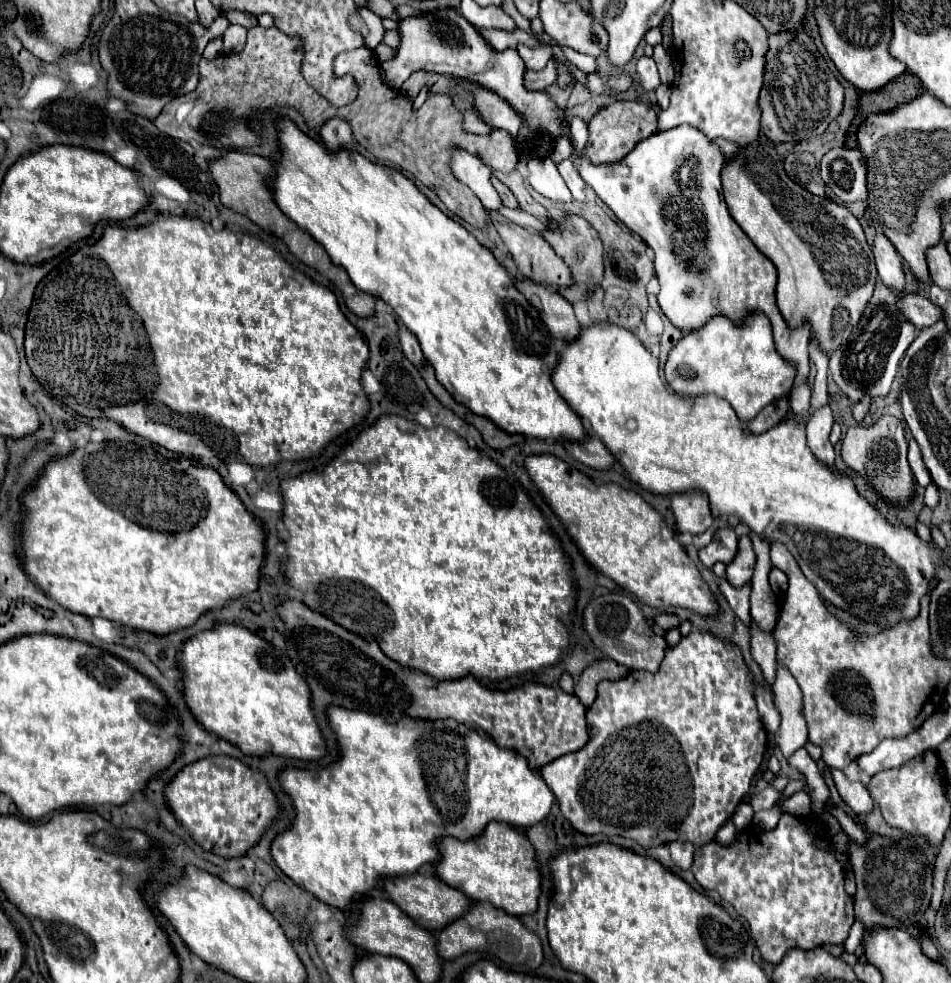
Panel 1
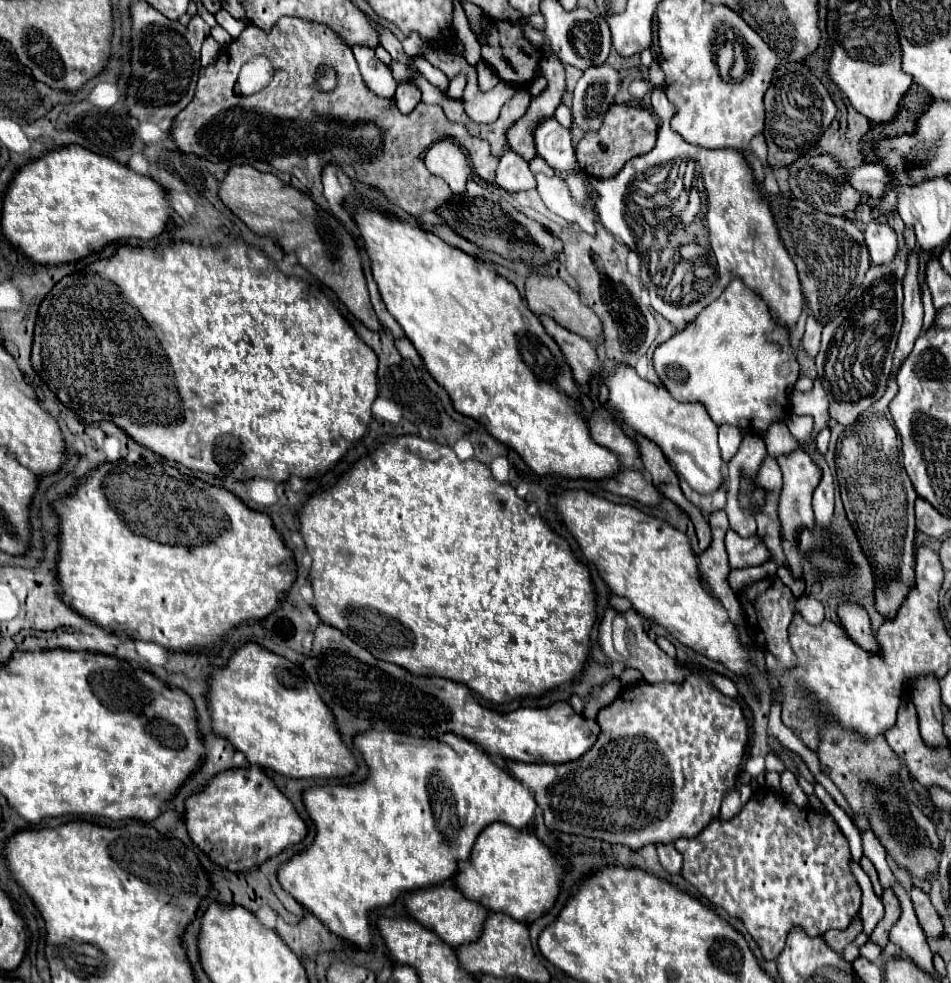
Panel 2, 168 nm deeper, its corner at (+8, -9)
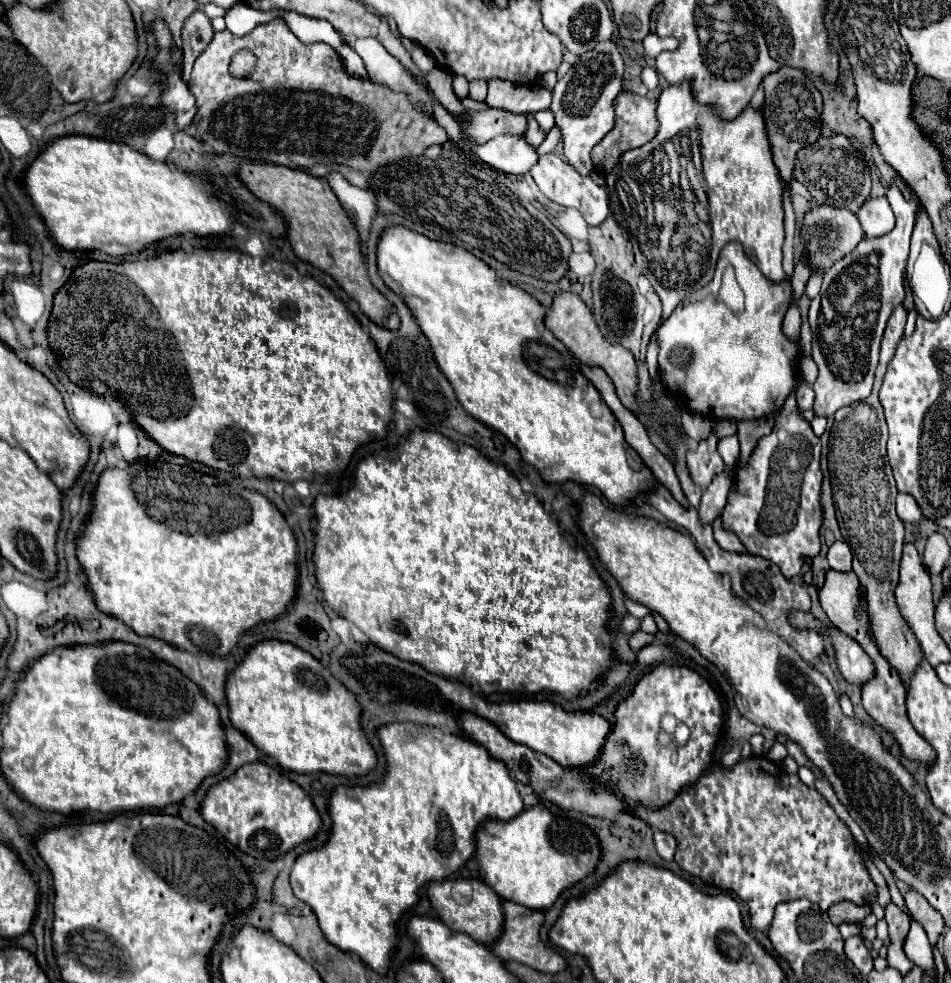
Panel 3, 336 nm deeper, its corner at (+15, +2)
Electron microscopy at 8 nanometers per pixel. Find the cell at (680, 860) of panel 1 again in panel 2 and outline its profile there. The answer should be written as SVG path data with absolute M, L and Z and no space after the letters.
M657 845L657 853L659 853L659 861L667 873L671 873L671 875L681 873L683 857L677 853L677 849L673 845Z

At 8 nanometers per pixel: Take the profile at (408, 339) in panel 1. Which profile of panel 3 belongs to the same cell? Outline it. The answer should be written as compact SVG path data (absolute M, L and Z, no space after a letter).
M338 174L338 176L328 176L326 178L330 188L334 190L334 194L340 198L342 206L346 208L346 212L354 218L356 226L360 228L360 234L364 240L368 240L368 232L370 232L370 226L372 226L372 220L374 220L374 212L376 208L372 208L374 204L374 196L364 190L364 188L356 188L356 186L350 186L350 182L344 182L344 178Z

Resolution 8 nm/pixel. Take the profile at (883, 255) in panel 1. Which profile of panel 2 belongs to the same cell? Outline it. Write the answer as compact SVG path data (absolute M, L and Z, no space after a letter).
M871 221L865 227L865 243L871 255L871 263L885 265L887 261L895 259L897 253L897 237L887 223Z

